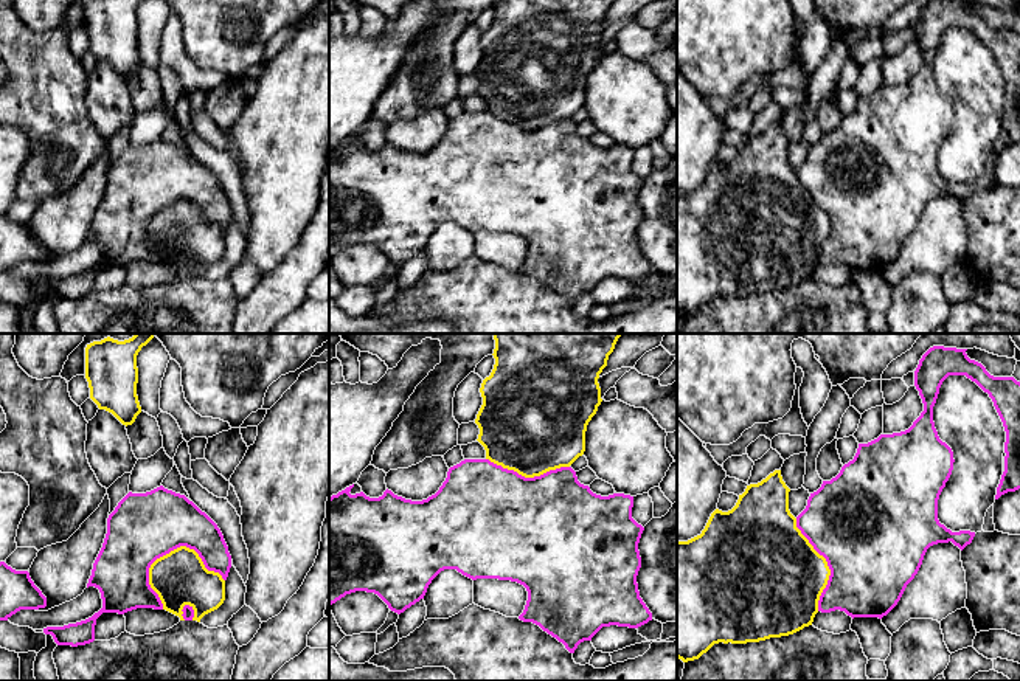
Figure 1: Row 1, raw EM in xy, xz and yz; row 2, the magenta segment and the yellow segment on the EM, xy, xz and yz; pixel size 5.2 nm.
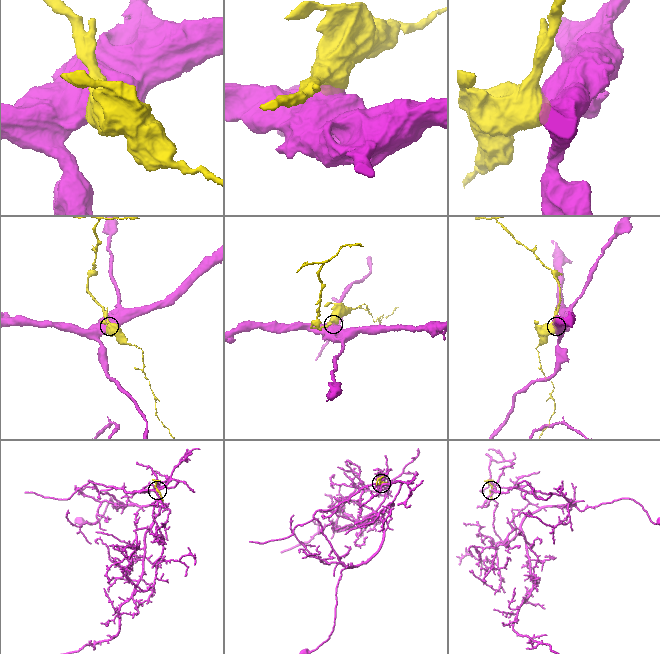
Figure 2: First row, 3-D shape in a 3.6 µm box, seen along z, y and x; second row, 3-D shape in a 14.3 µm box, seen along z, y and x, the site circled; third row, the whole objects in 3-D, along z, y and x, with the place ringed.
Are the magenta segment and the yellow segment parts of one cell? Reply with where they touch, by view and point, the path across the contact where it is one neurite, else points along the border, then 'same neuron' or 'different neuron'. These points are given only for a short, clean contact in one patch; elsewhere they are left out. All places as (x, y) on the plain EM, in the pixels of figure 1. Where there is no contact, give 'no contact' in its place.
xy (190, 200) | different neuron

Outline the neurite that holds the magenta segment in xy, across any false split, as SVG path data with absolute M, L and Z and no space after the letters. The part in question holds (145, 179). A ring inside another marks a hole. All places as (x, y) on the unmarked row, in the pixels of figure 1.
M163 138L146 146L129 144L107 171L107 186L87 236L87 240L99 242L102 261L85 273L47 279L43 285L51 287L57 298L78 299L95 293L96 271L102 265L124 267L137 261L163 262L158 247L149 237L149 220L157 211L180 199L194 202L208 223L219 225L227 233L231 208L220 181L205 164L185 147Z

